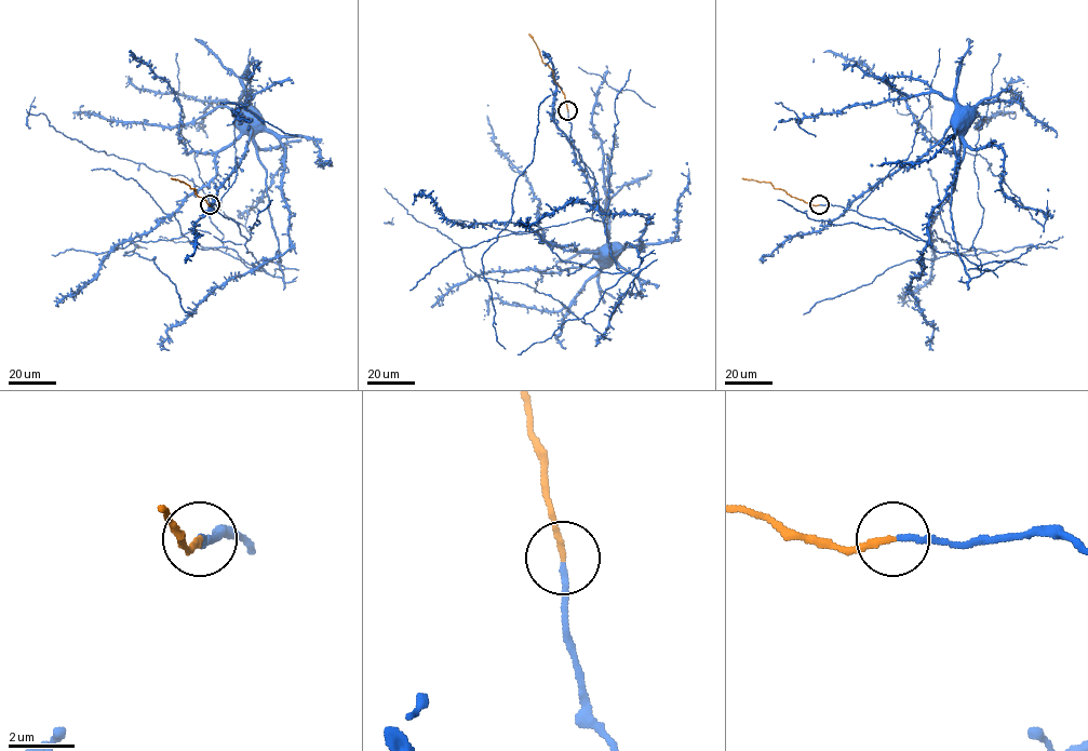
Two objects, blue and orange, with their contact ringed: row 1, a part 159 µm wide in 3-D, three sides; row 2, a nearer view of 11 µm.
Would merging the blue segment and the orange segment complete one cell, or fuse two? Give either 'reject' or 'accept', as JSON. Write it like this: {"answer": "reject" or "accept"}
{"answer": "accept"}

